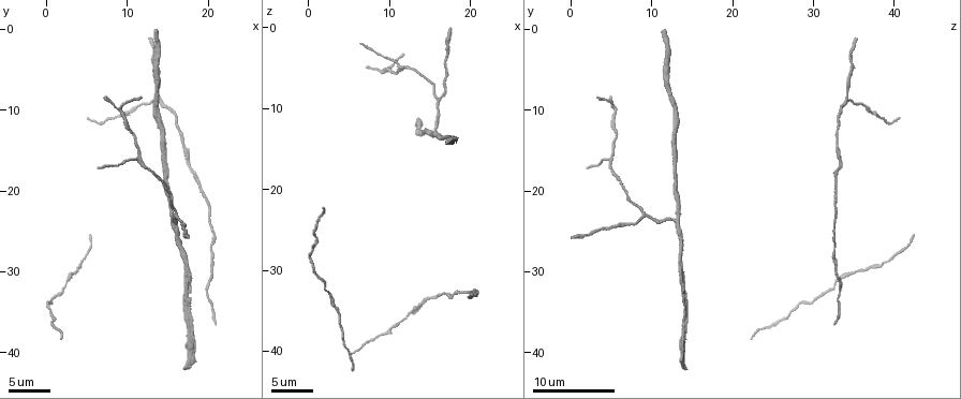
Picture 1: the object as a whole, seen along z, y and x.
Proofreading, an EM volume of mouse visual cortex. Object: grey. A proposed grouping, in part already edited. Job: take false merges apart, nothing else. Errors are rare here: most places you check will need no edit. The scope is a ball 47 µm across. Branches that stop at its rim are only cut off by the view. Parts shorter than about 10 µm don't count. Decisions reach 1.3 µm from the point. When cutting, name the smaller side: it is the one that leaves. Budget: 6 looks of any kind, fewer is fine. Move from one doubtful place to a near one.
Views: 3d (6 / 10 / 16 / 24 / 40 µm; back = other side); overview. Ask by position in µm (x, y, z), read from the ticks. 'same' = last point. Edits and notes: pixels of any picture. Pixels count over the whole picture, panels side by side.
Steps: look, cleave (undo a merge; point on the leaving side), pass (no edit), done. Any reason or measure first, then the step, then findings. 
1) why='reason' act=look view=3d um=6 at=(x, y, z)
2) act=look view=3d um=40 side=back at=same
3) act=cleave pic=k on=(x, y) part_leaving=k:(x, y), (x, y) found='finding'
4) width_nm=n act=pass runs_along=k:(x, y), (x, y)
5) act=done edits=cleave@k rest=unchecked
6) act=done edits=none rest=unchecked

why='thick turns thin' act=look view=3d um=10 at=(19.8, 31.8, 33.0)

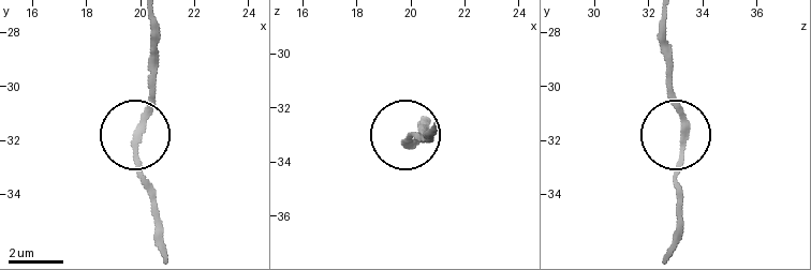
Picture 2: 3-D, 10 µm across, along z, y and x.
act=look view=3d um=10 side=back at=(20.0, 31.7, 33.3)

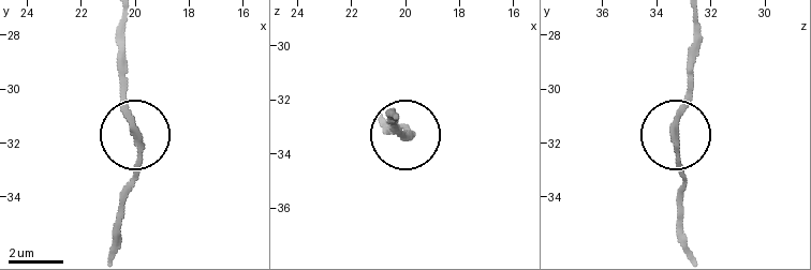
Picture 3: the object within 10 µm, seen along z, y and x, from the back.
act=pass found='all the same neuron'

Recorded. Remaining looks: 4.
act=look view=3d um=16 at=(18.0, 16.8, 33.4)

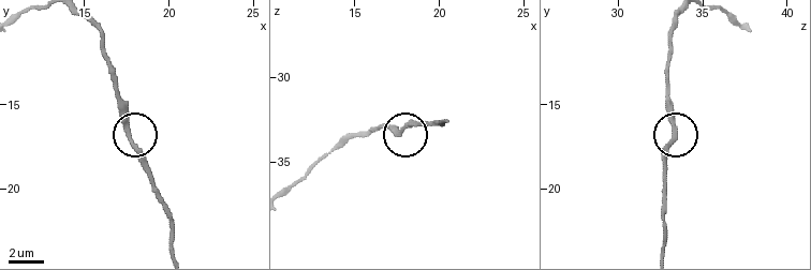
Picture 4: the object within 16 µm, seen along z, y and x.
act=look view=3d um=6 at=(17.6, 17.0, 33.2)

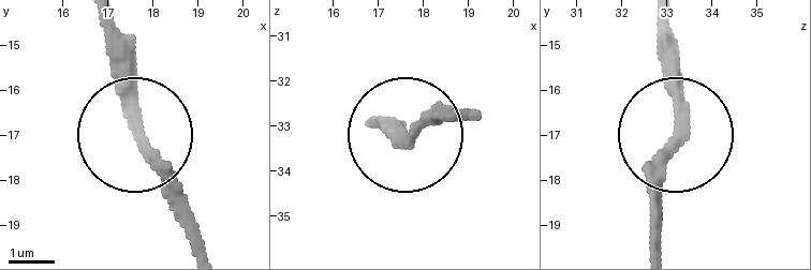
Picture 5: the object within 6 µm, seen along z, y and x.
width_nm=260 act=pass found='continuous, no second neuron'

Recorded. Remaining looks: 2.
why='a narrow waist' act=look view=3d um=10 at=(20.2, 27.2, 32.4)

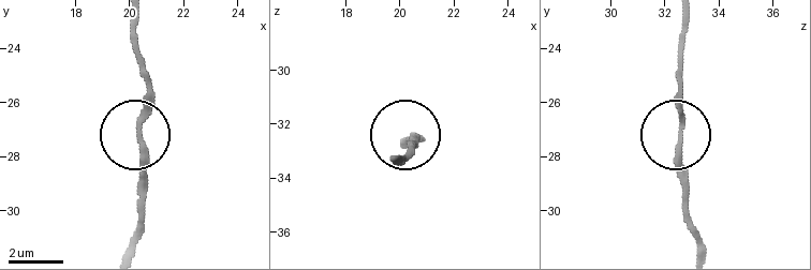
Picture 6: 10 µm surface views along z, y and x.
width_nm=210 act=pass found='all the same neuron'

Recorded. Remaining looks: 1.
act=done edits=none rest=unchecked

